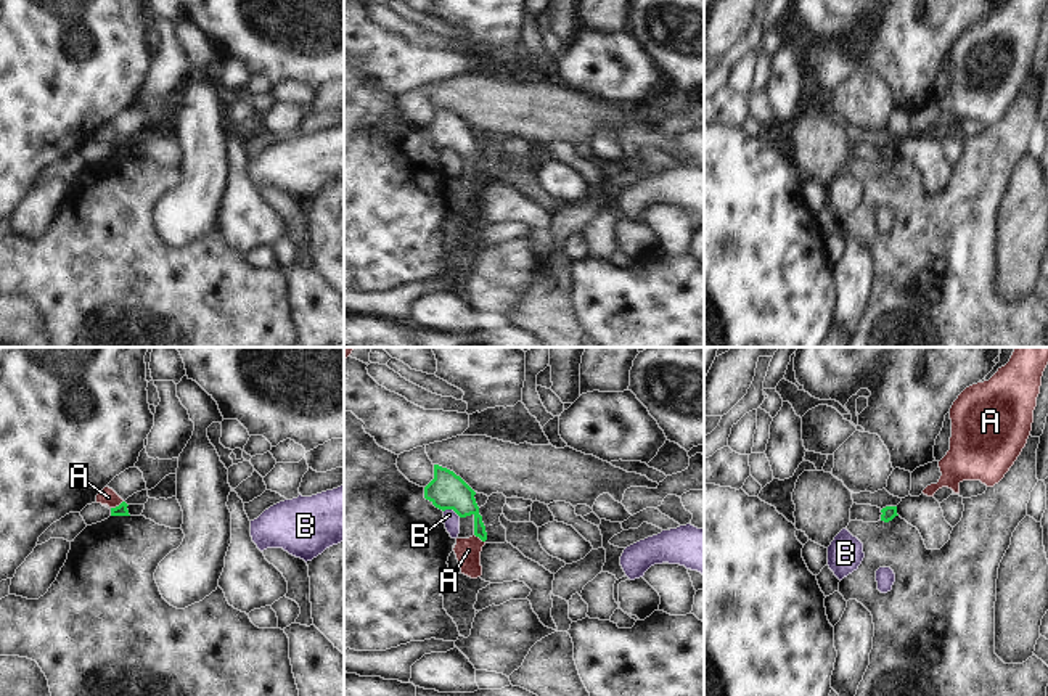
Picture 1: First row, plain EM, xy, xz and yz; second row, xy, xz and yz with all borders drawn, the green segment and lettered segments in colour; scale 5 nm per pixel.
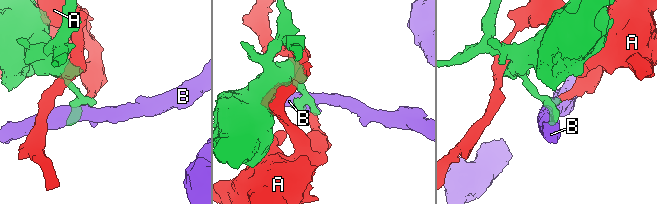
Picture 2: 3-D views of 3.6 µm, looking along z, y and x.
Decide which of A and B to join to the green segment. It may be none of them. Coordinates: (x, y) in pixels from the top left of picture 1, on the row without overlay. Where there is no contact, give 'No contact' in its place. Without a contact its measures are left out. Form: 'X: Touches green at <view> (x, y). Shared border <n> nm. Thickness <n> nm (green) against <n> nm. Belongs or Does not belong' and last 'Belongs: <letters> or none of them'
A: Touches green at xy (116, 147). Shared border 80 nm. Thickness 60 nm (green) against 80 nm. Does not belong
B: Touches green at xz (452, 148). Shared border 90 nm. Thickness 190 nm (green) against 80 nm. Does not belong
Belongs: none of them.

